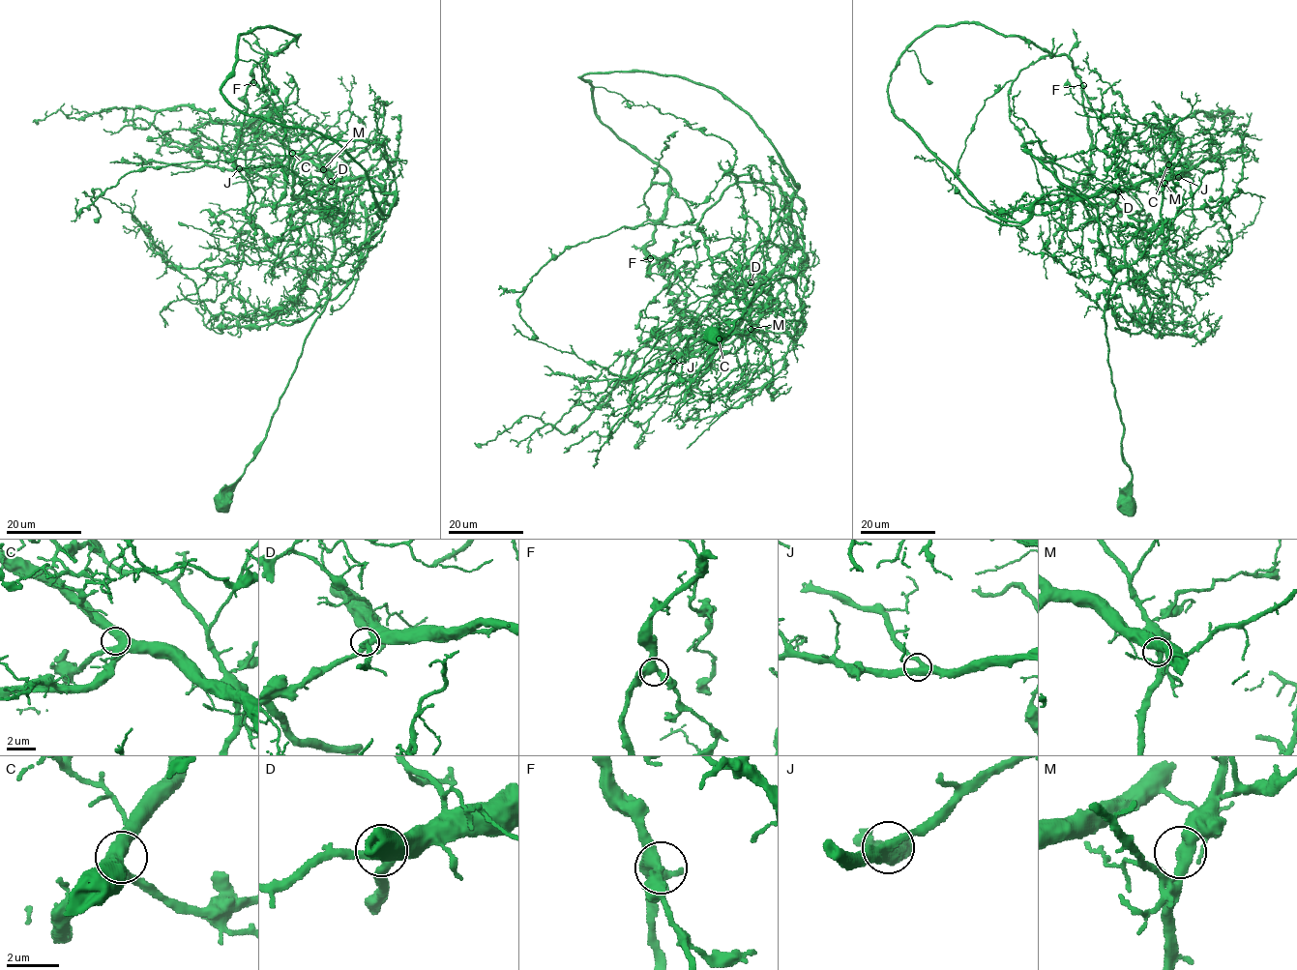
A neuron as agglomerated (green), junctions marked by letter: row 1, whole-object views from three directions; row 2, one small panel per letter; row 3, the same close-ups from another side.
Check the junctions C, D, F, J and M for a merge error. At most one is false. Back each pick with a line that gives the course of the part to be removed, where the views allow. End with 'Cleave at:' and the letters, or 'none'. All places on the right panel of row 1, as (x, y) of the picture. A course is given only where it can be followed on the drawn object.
M: foreign part runs (1164, 183), (994, 215), (888, 102), (917, 38), (979, 23), (1070, 58), (1091, 149), (1059, 239)
Cleave at: M

